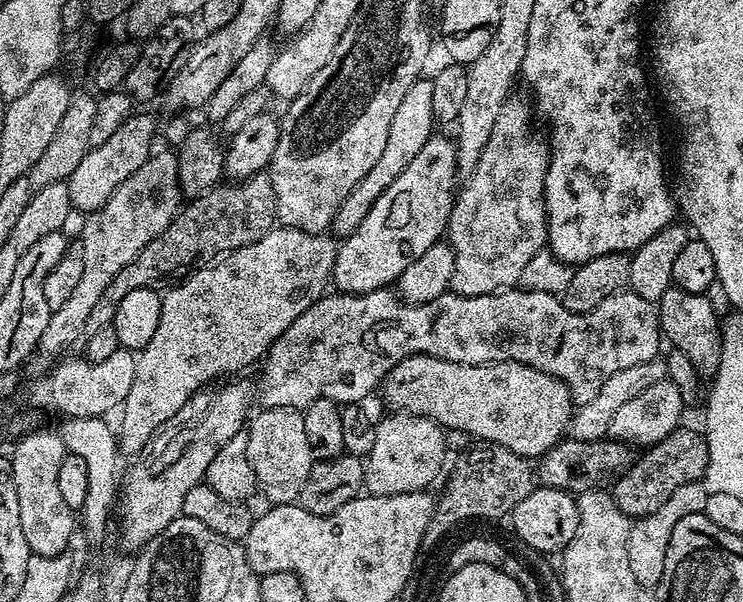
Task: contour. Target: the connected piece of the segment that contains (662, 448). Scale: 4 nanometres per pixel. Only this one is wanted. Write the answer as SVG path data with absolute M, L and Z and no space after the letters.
M687 426L675 428L670 434L666 434L666 438L645 447L641 452L610 488L618 510L622 510L622 514L629 518L654 514L654 510L658 510L658 506L662 506L662 502L666 502L666 498L670 498L670 494L678 490L678 486L704 479L704 471L708 465L708 443L697 429L695 432Z

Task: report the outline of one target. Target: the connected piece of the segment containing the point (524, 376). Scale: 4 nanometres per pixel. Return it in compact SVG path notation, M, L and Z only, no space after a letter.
M408 356L402 362L398 362L398 366L394 366L384 376L384 383L378 389L379 395L384 395L384 400L389 404L389 409L399 410L401 413L409 416L425 416L430 418L436 424L445 430L453 428L456 432L465 432L468 436L477 436L477 441L484 444L497 444L498 446L506 446L510 450L514 450L514 454L519 456L527 456L529 458L539 458L545 452L550 451L558 444L562 437L569 431L569 421L573 417L574 405L572 396L568 393L568 388L561 380L554 378L550 374L546 374L542 370L534 370L528 364L519 364L513 360L509 360L503 364L459 364L453 360L443 360L437 356Z

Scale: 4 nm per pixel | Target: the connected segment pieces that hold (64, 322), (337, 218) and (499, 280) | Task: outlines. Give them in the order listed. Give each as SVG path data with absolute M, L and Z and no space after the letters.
M159 152L149 156L147 162L138 166L138 170L134 170L134 174L130 174L130 178L126 178L126 182L122 182L122 186L118 186L114 194L110 194L110 198L97 212L85 219L84 232L78 238L78 243L82 246L82 279L70 293L70 298L63 306L58 306L58 310L48 319L38 345L40 352L60 352L63 348L67 349L78 335L78 330L85 323L93 305L102 297L102 290L110 286L114 274L118 274L122 266L134 262L142 246L158 238L158 234L162 234L162 230L166 230L169 222L176 217L182 204L177 153Z
M428 78L416 80L414 86L406 90L397 112L394 113L394 119L390 121L390 134L386 137L386 147L383 148L378 162L374 162L373 168L362 177L362 182L358 182L358 186L354 186L350 194L346 194L346 202L342 202L342 206L338 206L338 214L334 214L331 231L337 237L343 238L354 234L354 230L362 226L366 214L370 214L370 206L378 202L382 193L390 190L390 182L394 182L394 178L398 178L398 174L402 174L402 170L410 166L410 162L421 152L422 146L426 146L426 142L432 139L434 129L437 127L434 118L433 91L434 86Z
M509 98L502 106L502 114L498 114L498 122L494 122L490 142L486 142L480 151L476 173L459 189L448 219L446 240L452 245L454 254L454 274L450 288L457 296L494 296L519 285L526 262L530 262L530 258L534 258L534 254L545 247L548 239L544 179L550 148L545 141L544 144L540 141L539 134L532 129L533 105L529 101L527 104L524 100L516 99Z

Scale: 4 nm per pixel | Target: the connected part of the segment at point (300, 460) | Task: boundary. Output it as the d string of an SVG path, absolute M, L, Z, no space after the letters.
M264 408L255 416L256 413L246 428L246 454L256 475L259 495L264 495L272 506L299 501L302 482L306 482L306 474L310 474L314 463L310 438L306 438L303 411L295 408Z

